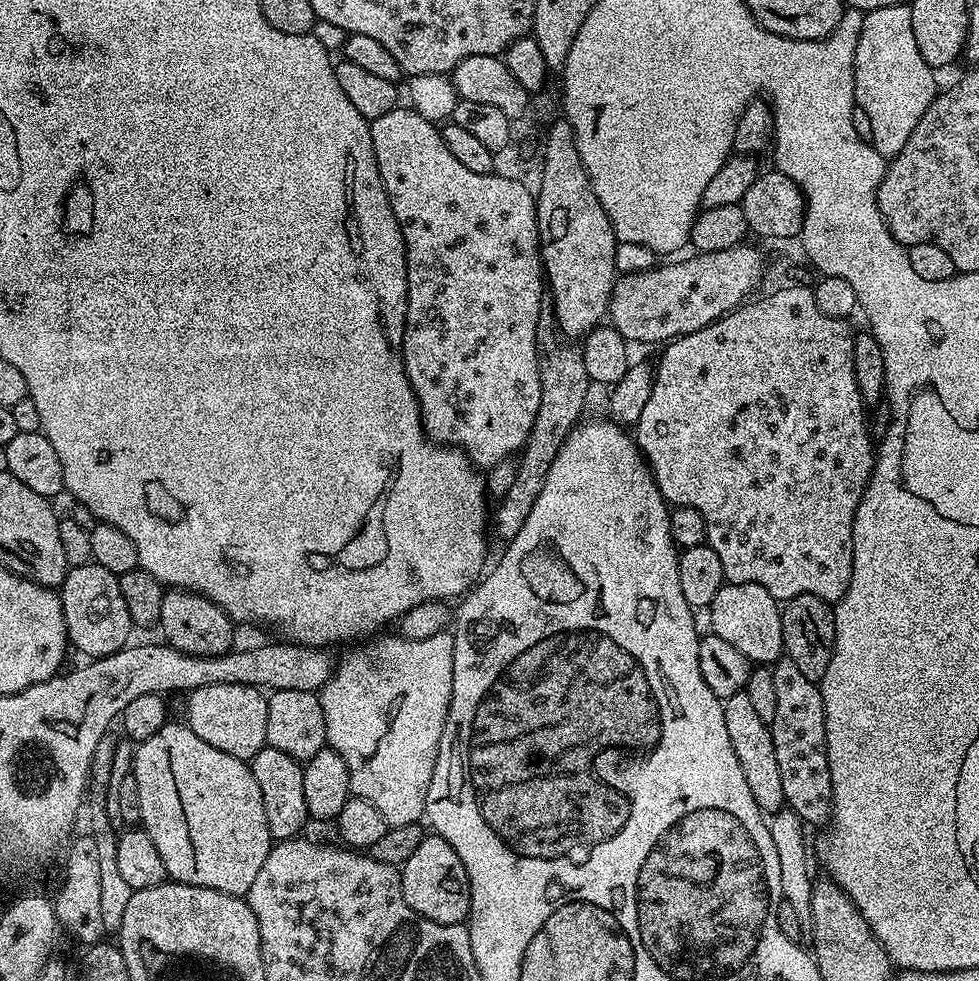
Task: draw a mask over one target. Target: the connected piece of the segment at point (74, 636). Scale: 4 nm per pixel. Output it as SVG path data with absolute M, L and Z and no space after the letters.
M89 562L77 568L69 567L66 578L58 585L58 595L66 618L68 643L84 658L109 656L129 643L128 635L134 632L130 610L126 610L122 598L120 577L110 574L106 566Z

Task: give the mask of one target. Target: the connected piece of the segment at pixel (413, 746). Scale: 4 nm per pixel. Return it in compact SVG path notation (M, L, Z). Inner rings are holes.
M396 634L396 664L394 664L394 668L392 668L390 672L388 672L386 668L370 670L370 656L368 656L368 651L362 646L362 654L358 654L354 650L354 658L350 658L350 662L341 659L339 663L335 665L332 678L325 682L323 688L321 688L318 693L320 705L322 706L322 714L326 718L327 747L333 748L342 758L342 762L346 762L346 770L350 774L352 796L360 796L366 802L370 802L370 806L374 806L374 810L378 810L378 814L382 814L382 818L393 828L401 828L407 824L417 823L417 821L424 816L426 794L430 786L430 778L434 778L434 766L438 758L438 746L442 738L444 719L448 713L448 707L450 706L453 682L454 642L452 641L451 635L441 634L431 636L425 640L406 640L403 636Z

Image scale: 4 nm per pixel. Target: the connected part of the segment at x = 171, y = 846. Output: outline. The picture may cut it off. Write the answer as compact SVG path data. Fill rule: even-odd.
M169 722L162 726L162 730L158 730L158 734L150 734L150 738L141 740L135 745L132 775L136 779L140 807L139 823L144 832L150 834L150 842L154 842L154 847L157 848L169 877L178 884L202 886L210 890L218 890L222 894L247 897L250 886L254 886L254 878L257 876L259 868L262 867L262 862L266 862L266 854L270 854L274 843L270 834L270 826L266 826L266 810L262 806L262 790L254 778L251 767L245 761L234 758L230 754L222 754L222 750L214 750L214 746L210 746L210 742L202 742L202 738L198 738L198 734L194 734L194 730L190 730L187 723Z

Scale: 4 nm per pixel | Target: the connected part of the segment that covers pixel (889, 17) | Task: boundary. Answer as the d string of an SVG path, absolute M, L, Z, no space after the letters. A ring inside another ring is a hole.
M897 2L894 6L882 6L864 13L864 25L860 41L854 54L854 98L856 106L866 110L870 117L870 143L878 154L885 158L897 156L906 146L910 134L914 134L914 126L922 122L922 114L930 110L938 95L936 88L937 73L922 58L918 51L918 41L914 38L914 22L910 22L910 7L907 3Z

